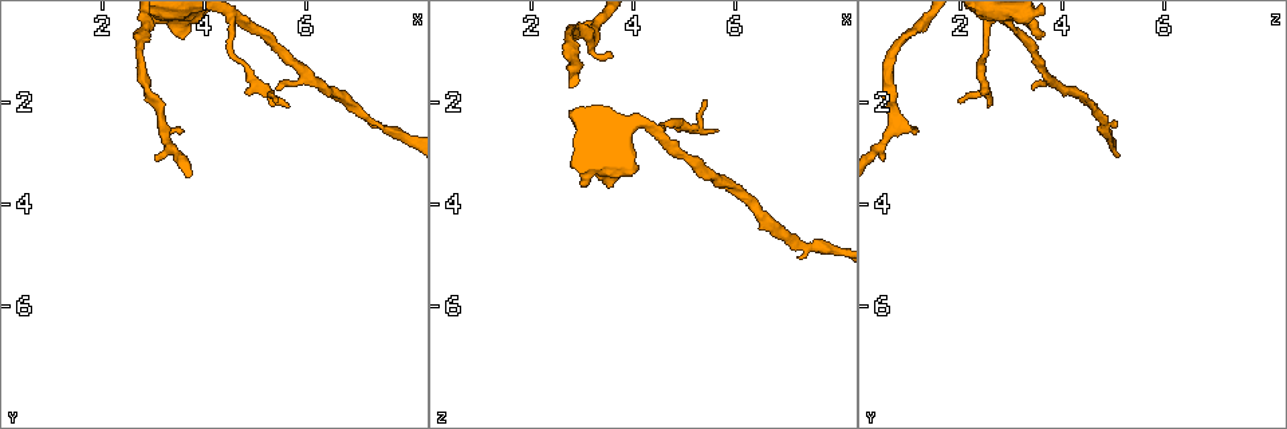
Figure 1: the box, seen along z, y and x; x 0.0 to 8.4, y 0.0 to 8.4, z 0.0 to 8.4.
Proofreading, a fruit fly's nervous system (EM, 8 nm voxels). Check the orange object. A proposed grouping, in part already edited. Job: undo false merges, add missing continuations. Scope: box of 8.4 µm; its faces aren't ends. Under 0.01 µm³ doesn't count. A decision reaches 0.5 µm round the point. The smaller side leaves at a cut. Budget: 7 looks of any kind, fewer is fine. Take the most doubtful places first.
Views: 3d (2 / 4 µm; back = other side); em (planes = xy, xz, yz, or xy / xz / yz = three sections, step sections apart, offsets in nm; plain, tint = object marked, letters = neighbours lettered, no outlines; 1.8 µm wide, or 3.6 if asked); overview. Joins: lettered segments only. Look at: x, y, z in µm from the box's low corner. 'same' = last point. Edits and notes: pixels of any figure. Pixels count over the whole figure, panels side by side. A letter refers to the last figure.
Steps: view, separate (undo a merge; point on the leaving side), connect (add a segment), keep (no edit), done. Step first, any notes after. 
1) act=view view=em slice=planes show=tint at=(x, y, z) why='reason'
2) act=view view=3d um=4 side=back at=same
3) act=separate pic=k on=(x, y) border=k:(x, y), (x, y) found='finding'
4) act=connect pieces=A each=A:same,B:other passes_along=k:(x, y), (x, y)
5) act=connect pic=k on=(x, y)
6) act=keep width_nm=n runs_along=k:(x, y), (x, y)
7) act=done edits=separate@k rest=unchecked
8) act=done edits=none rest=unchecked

act=view view=em slice=xz step=4 show=letters at=(5.45, 2.00, 2.00) why='tapers out'

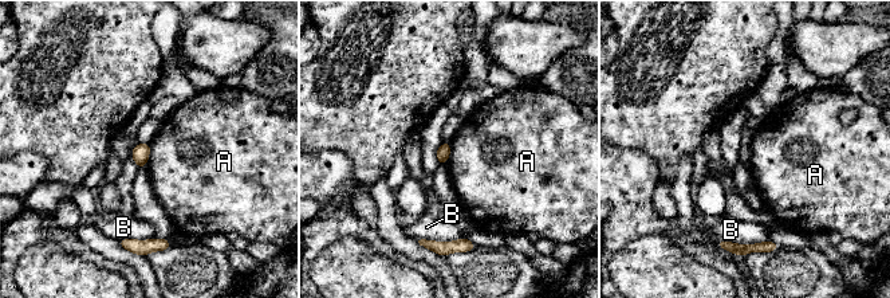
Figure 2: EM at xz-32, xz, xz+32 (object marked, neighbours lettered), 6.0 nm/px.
act=view view=em slice=planes show=letters at=same why='cut it another way'

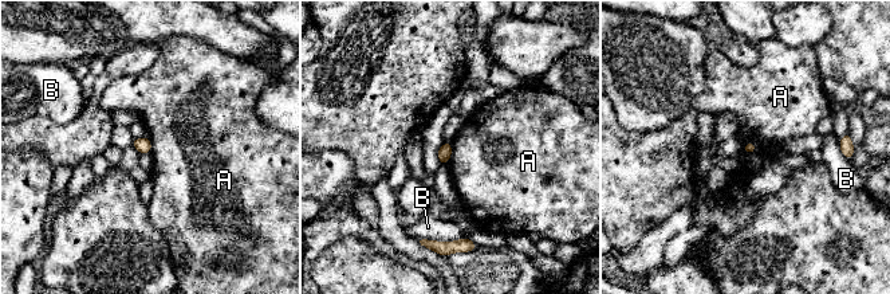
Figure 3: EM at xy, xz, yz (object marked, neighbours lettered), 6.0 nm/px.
act=keep each=A:other,B:other border=3:(452, 142), (452, 155), (445, 164) found='none of them fits'

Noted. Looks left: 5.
act=view view=em slice=yz step=4 show=letters at=(3.55, 2.55, 1.05) why='tapers out'

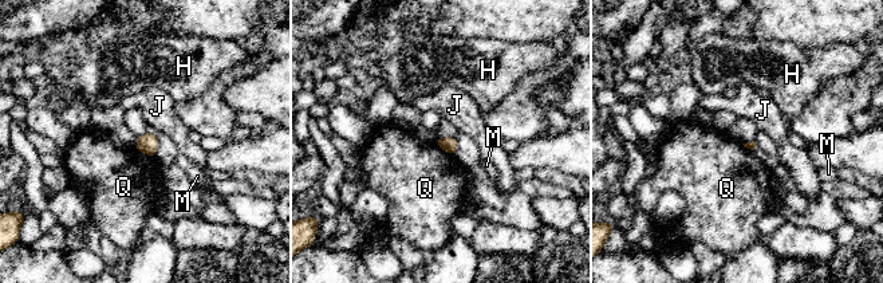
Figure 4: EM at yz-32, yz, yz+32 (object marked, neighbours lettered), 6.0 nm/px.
act=view view=em slice=planes show=letters at=same

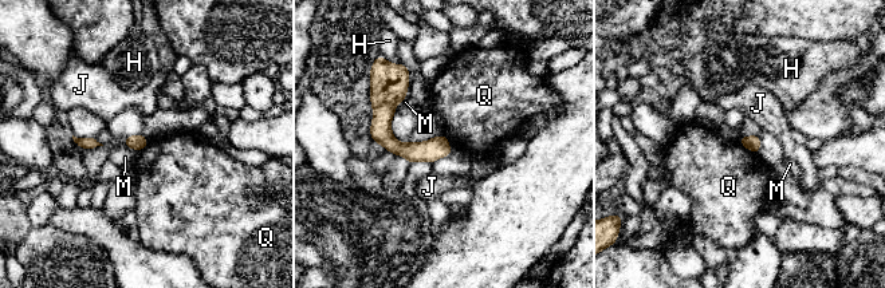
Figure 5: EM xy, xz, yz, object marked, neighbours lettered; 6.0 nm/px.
act=keep each=H:other,J:other,M:other,Q:other runs_along=5:(402, 73), (384, 134), (400, 149), (447, 152) found='none of them fits'

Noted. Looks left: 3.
act=view view=em slice=planes show=letters at=(3.65, 0.70, 3.60) why='an open end'

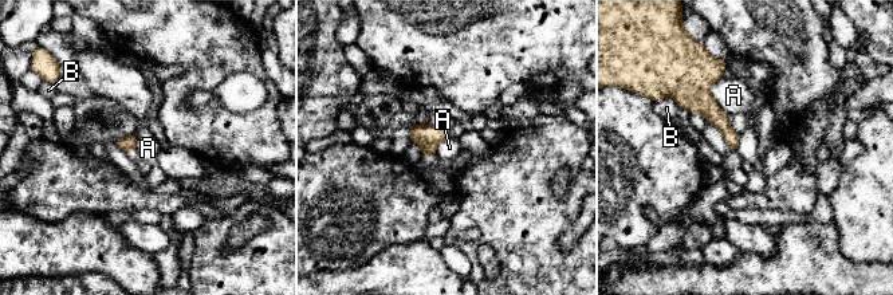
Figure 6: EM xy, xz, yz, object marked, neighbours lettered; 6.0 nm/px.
act=keep each=A:other,B:other runs_along=6:(719, 74), (705, 85), (705, 105), (732, 146) found='no lettered segment goes on from it'

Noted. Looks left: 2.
act=done edits=none rest=unchecked

